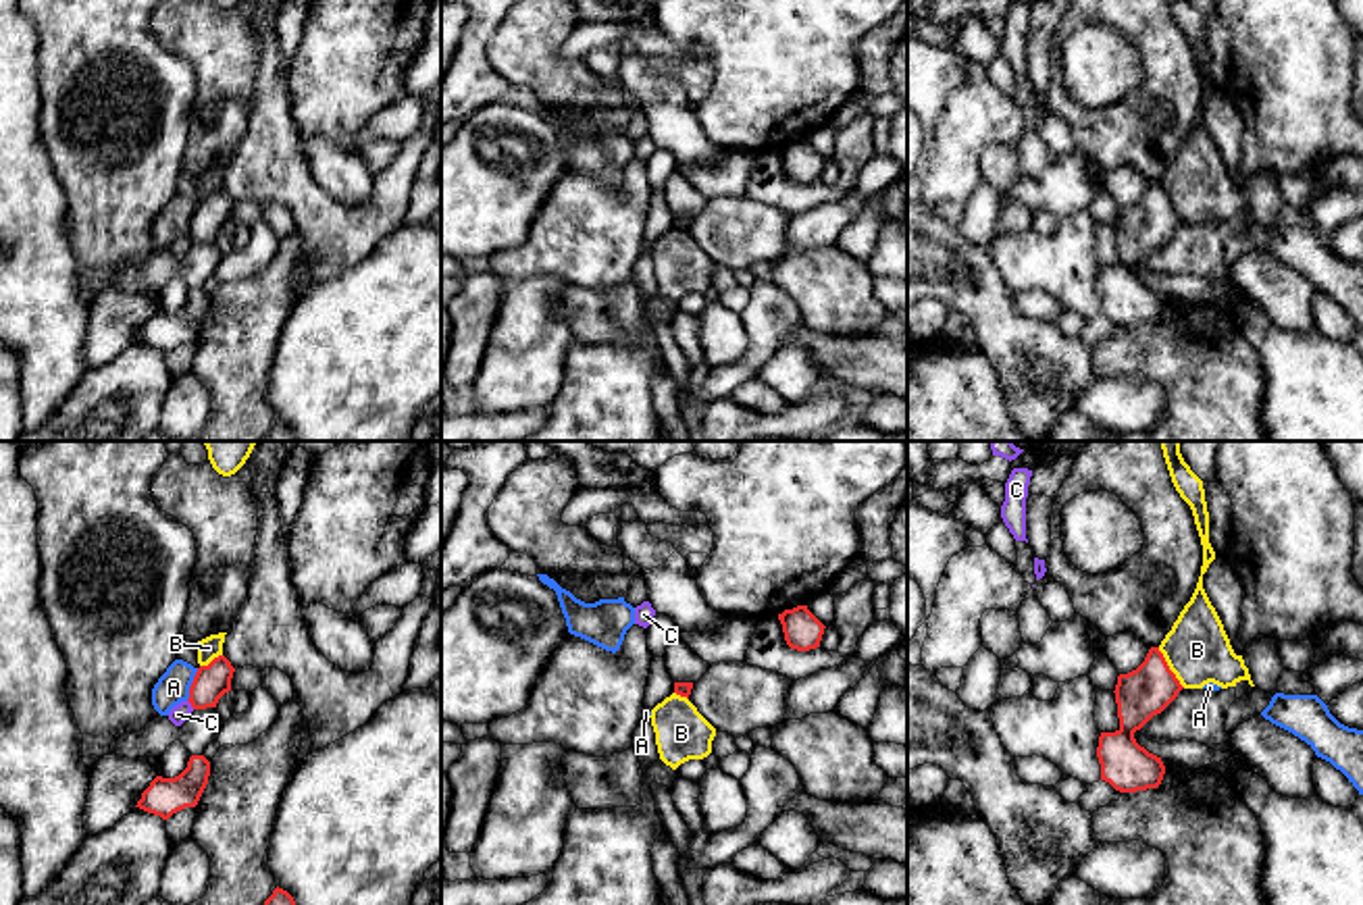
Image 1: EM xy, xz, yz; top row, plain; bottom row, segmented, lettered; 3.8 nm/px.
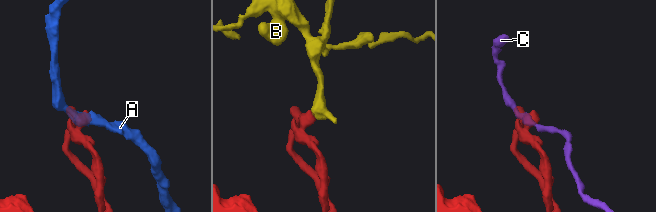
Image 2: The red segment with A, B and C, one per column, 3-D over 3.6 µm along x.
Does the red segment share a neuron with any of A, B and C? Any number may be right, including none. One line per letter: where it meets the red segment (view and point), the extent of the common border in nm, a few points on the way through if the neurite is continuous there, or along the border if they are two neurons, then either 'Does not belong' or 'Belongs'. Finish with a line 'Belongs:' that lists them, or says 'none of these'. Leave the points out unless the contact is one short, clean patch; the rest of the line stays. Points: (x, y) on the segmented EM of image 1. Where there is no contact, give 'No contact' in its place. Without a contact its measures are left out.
A: Touches red at xy (192, 685). Shared border 140 nm. Boundary: xy (198, 668), (186, 700). Does not belong
B: Touches red at yz (1168, 668). Shared border 190 nm. Boundary: yz (1158, 648), (1168, 668), (1185, 687). Does not belong
C: Touches red at xy (190, 702). Shared border 50 nm. Boundary: xy (188, 700), (194, 708). Does not belong
Belongs: none of these

